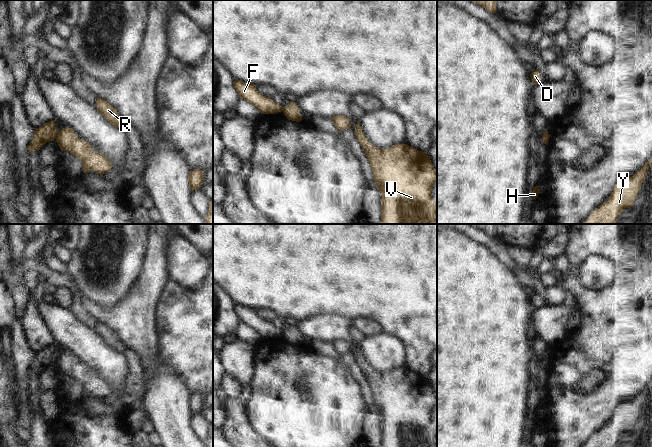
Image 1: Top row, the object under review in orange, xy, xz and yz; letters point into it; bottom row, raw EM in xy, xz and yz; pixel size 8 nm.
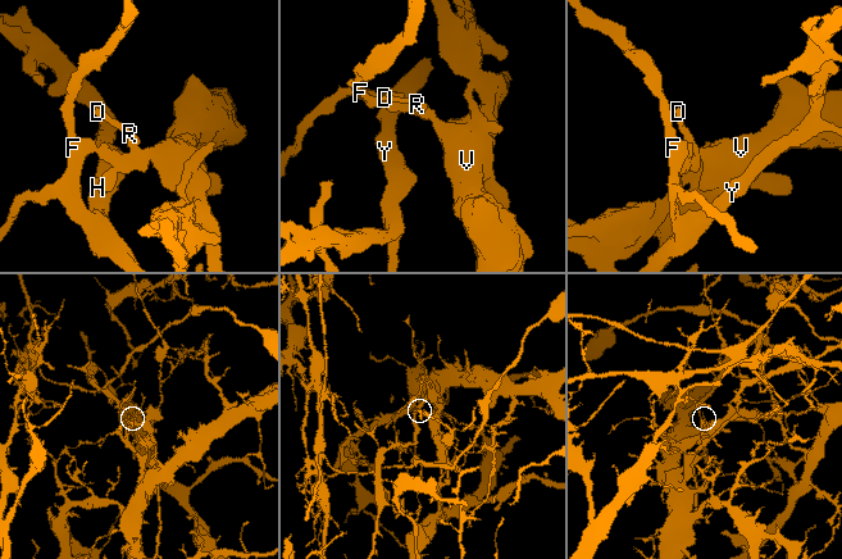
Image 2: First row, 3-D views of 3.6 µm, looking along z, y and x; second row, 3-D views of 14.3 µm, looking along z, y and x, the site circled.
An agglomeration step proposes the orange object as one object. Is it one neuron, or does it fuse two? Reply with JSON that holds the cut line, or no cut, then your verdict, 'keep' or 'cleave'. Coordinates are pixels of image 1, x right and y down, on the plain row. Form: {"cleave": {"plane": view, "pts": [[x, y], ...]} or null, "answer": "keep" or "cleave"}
{"cleave": {"plane": "xy", "pts": [[58, 356], [55, 362]]}, "answer": "cleave"}

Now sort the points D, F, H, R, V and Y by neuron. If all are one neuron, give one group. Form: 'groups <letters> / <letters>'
groups D H R V / F Y

